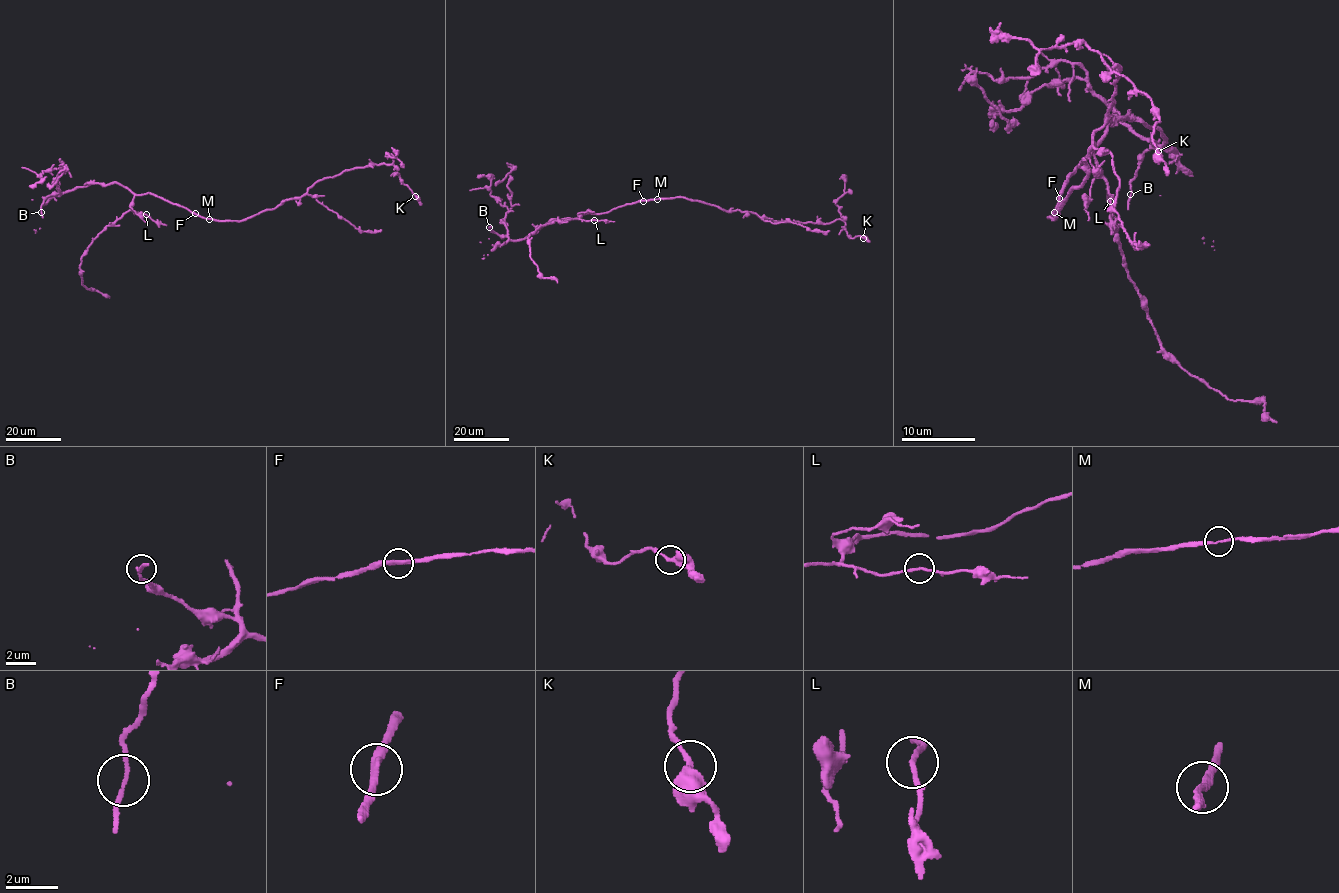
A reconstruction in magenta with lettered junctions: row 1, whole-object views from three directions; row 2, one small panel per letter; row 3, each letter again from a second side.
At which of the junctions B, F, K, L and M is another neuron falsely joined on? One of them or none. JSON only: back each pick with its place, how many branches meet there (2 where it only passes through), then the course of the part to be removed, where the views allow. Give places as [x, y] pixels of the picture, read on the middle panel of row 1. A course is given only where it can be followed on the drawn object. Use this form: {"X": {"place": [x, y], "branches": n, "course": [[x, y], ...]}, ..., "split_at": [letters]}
{"split_at": []}

